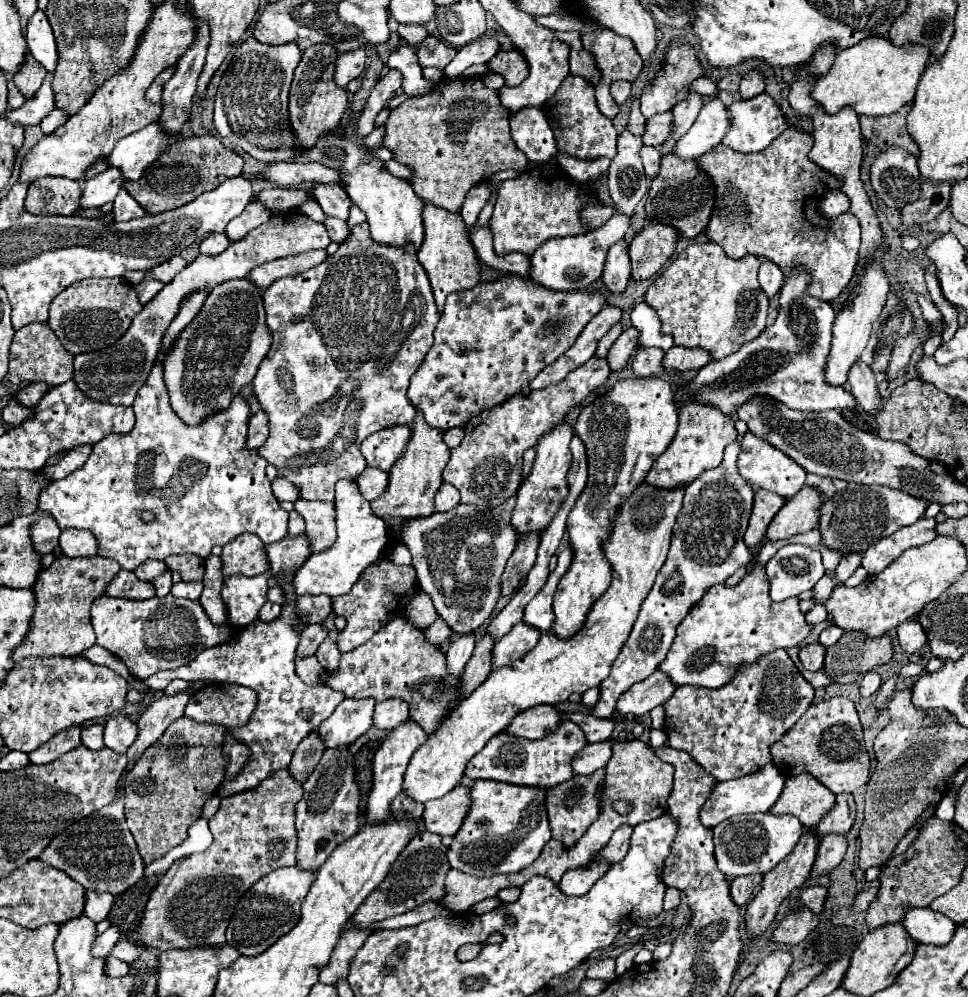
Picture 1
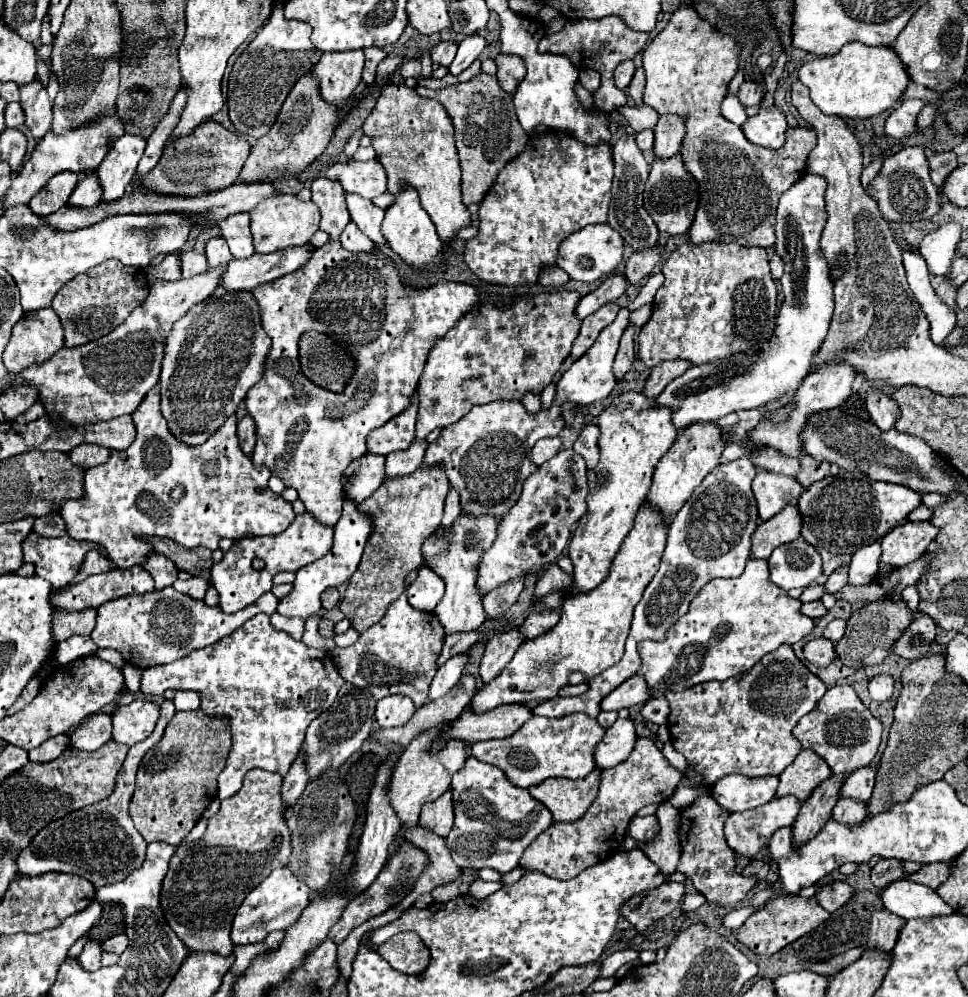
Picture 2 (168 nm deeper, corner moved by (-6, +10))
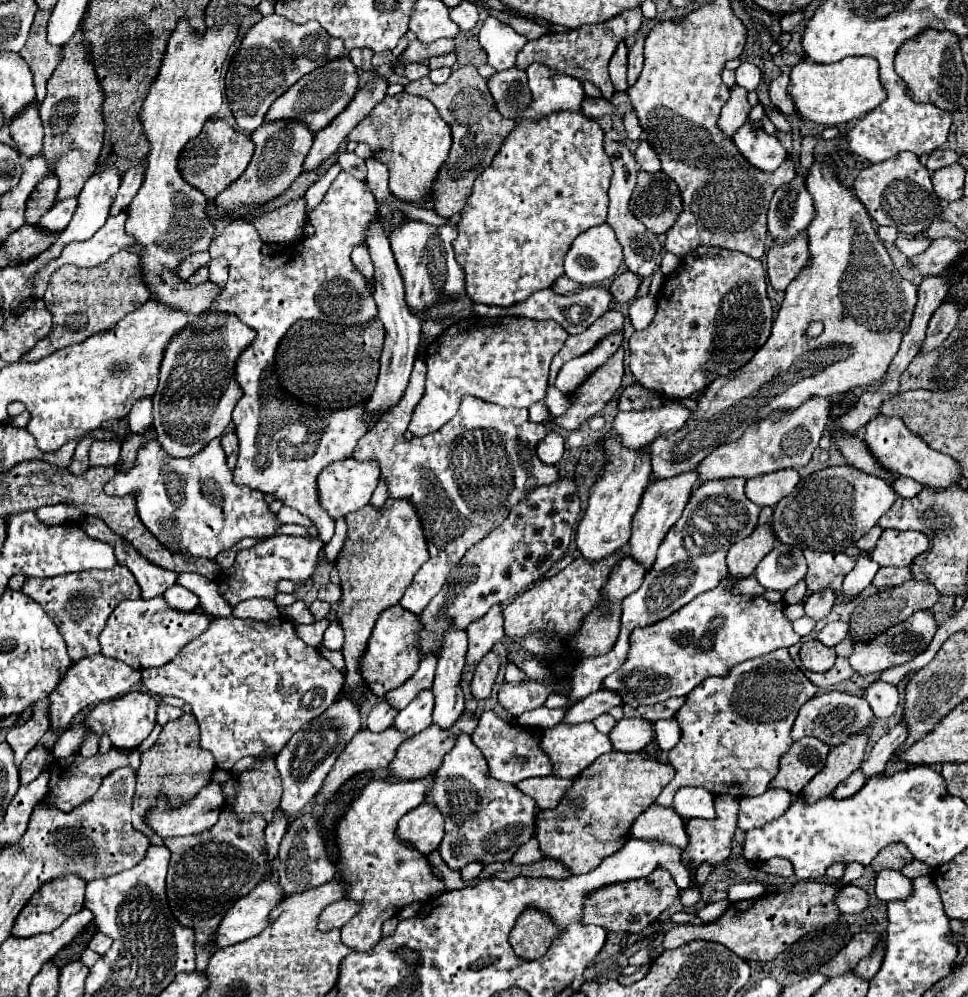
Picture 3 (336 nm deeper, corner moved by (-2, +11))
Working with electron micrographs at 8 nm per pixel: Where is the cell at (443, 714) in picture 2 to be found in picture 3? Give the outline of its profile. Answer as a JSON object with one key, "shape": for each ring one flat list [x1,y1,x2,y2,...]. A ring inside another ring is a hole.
{"shape":[[368,729,358,731,358,733,352,737,352,741,346,745,346,749,338,755,338,761,334,763,334,769,328,773,326,781,322,783,322,789,314,795,312,803,314,803,314,805,324,805,324,803,328,803,328,801,338,793,340,785,342,785,344,781,348,781,350,777,358,775,358,773,368,773,368,771,376,771,376,769,380,769,380,767,388,767,388,763,394,759,394,753,396,753,396,749,398,749,400,743,404,743,404,739,402,739,402,735,400,735,396,729,386,729,386,731,376,733,376,735,370,733]]}

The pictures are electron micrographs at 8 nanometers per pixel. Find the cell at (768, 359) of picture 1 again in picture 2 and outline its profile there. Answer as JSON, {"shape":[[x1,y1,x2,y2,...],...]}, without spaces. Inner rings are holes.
{"shape":[[806,174,780,198,774,250,784,260,784,274,780,278,784,302,772,338,762,344,762,350,744,350,714,362,692,366,682,376,674,378,656,398,658,406,672,408,672,422,678,430,684,430,694,422,718,420,732,412,764,408,778,400,788,402,810,374,810,364,824,344,834,314,834,286,828,260,820,248,826,222,824,192,826,178]]}

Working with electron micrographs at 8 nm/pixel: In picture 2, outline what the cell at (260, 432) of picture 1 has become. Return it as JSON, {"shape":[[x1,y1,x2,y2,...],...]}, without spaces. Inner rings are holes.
{"shape":[[244,416,238,422,238,438,240,438,240,446,246,454,252,454,254,446,256,446,256,426,254,426,254,418,252,416]]}

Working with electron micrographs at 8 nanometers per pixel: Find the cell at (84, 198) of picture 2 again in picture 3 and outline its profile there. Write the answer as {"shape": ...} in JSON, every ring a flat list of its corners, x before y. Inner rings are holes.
{"shape":[[66,199,66,201,60,201,56,203,40,221,36,227,40,227,44,233,62,233,66,229,66,225,70,223,70,217,74,215,74,205,76,205,76,199]]}

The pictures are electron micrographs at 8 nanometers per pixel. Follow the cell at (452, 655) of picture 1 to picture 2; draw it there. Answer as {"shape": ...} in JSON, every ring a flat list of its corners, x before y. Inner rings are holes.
{"shape":[[462,652,462,654,452,656,446,664,440,666,440,670,434,676,432,686,430,686,430,700,440,698,442,694,446,694,460,680,460,676,462,676,468,660,470,660,470,652]]}

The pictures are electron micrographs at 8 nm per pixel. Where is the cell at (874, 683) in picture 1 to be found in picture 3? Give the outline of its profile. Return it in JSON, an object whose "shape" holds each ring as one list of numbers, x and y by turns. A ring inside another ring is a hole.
{"shape":[[872,681,866,689,866,701,876,719,888,719,898,707,898,689,882,681]]}

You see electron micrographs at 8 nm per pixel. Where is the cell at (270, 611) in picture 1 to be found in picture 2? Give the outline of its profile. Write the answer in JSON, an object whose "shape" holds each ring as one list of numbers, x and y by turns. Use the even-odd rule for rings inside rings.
{"shape":[[170,586,164,590,154,590,150,594,130,594,104,602,102,606,98,606,96,628,90,636,100,648,114,648,124,656,128,664,144,670,158,664,170,664,178,658,184,658,192,650,210,646,232,634,252,616,260,612,274,614,276,606,278,598,272,592,266,592,246,610,226,614,218,606,208,606,204,600,194,600]]}

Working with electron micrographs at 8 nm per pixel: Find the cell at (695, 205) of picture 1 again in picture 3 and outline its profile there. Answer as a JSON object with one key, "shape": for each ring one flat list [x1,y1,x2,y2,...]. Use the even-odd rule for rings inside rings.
{"shape":[[638,173,638,181,630,199,632,215,654,235,666,233,682,209,682,199,674,181,658,173]]}

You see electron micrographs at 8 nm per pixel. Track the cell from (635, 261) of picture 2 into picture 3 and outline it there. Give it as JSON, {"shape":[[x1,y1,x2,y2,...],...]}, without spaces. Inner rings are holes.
{"shape":[[622,273,610,285,610,293,616,303,628,303,634,299,638,287,640,287,640,281,638,277,634,277,634,273]]}

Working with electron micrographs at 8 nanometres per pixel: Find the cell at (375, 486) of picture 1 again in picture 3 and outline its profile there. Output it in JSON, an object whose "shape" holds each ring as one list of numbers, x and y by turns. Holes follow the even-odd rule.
{"shape":[[352,457,342,459,342,461,334,461,328,467,322,469,322,473,318,475,318,501,322,505,322,509,336,521,340,517,346,517,352,511,362,509,364,505,368,505,372,491,376,489,380,481,380,473,378,473,378,465,374,465,374,461,354,461]]}

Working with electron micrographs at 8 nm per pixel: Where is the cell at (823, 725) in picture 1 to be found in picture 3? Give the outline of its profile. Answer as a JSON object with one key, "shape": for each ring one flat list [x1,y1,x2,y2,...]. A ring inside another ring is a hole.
{"shape":[[830,691,830,693,810,699,800,709,796,723,792,727,792,739,796,741,808,735,808,737,818,737,826,745,834,747,834,745,840,745,846,737,850,737,850,733,858,733,858,729,866,729,866,725,872,725,872,721,874,721,874,715,870,715,870,705,864,701,864,697]]}

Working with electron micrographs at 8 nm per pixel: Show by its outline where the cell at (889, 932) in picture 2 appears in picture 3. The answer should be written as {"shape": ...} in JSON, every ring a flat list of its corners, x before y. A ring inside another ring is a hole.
{"shape":[[882,941,882,945,878,945,876,953,872,953,868,959,862,959,862,961,858,963,858,967,854,969,854,973,856,973,858,977,870,981,870,979,878,973,880,965,882,965,882,957,884,957,884,941]]}

